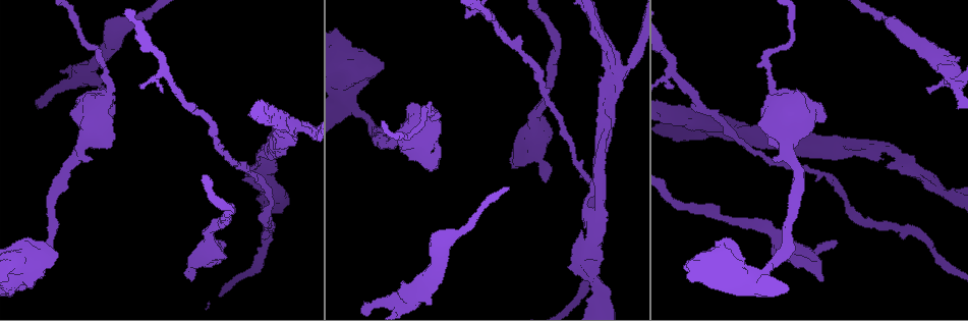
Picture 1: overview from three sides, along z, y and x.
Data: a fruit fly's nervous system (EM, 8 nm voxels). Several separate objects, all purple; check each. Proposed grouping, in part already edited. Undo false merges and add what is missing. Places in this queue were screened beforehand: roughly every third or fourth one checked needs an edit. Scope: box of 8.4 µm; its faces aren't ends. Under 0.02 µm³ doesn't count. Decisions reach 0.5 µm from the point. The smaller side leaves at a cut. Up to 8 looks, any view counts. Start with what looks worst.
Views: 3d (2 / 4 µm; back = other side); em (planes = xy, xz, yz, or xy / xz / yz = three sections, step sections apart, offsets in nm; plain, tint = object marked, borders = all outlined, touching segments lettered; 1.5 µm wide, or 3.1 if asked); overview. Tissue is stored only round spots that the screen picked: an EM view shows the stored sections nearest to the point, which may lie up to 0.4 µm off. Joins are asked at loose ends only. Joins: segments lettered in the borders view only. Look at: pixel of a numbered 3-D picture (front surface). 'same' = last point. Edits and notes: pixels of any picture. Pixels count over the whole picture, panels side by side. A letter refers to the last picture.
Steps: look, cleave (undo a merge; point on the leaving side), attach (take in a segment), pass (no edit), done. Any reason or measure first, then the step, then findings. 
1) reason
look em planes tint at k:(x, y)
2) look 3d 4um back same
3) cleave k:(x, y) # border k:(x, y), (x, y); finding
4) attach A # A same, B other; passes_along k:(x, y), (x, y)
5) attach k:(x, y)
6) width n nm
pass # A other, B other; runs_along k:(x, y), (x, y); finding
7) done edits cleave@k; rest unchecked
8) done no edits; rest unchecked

branch stops here
look 3d 4um at 1:(821, 281)

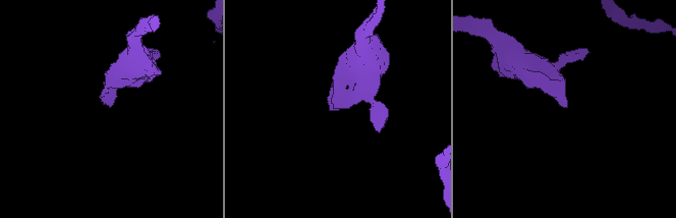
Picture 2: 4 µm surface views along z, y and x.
shape alone is not enough
look em planes borders at 2:(109, 106)

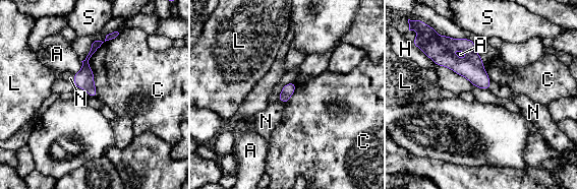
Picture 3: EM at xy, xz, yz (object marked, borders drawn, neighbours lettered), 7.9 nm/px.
attach N # A other, C other, H other, L other, N same, S other; the neuron continues

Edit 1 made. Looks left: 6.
redraw
look overview

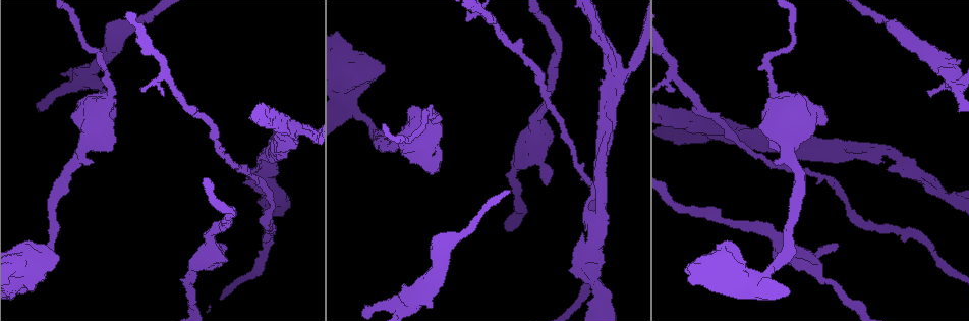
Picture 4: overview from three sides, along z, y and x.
look em planes borders at 4:(930, 93)

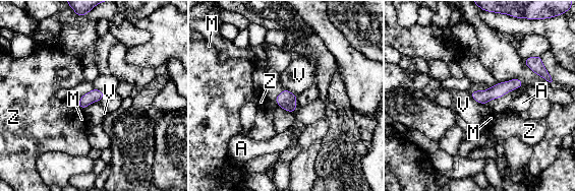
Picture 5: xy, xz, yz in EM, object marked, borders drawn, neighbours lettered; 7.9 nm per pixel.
longest_contact V 170 nm
pass # A other, M other, V other, Z other; border 5:(469, 92), (475, 101), (485, 105); none of them fits

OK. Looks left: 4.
tapers out
look em planes tint at 4:(672, 89)

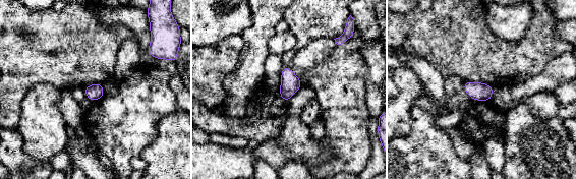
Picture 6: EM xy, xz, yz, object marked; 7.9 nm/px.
look em planes borders same

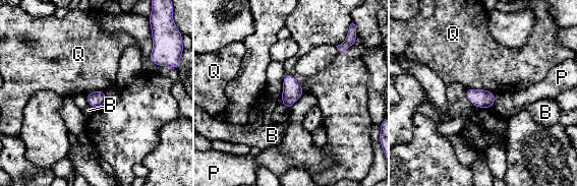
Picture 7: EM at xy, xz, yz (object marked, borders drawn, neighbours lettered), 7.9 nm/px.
pass # B other, P other, Q other; border 7:(467, 87), (484, 88), (496, 94); no lettered segment goes on from it

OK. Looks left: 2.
done edits attach@3; rest unchecked

